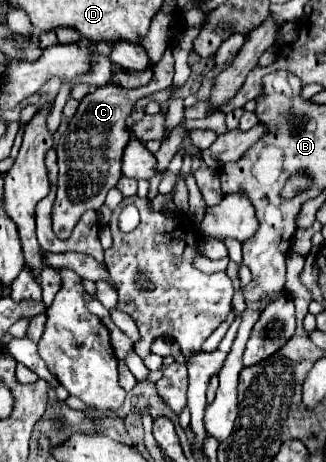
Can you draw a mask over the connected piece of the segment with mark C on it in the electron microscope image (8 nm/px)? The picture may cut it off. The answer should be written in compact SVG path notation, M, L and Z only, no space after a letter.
M169 46L159 62L153 66L153 80L141 88L123 88L115 82L95 88L89 92L77 114L69 120L69 130L65 130L57 142L57 158L59 158L59 184L57 198L53 204L53 230L57 238L67 240L85 210L99 210L105 202L105 196L121 178L121 158L125 146L129 144L129 130L125 120L129 118L137 100L171 86L174 76L174 58L172 46Z

